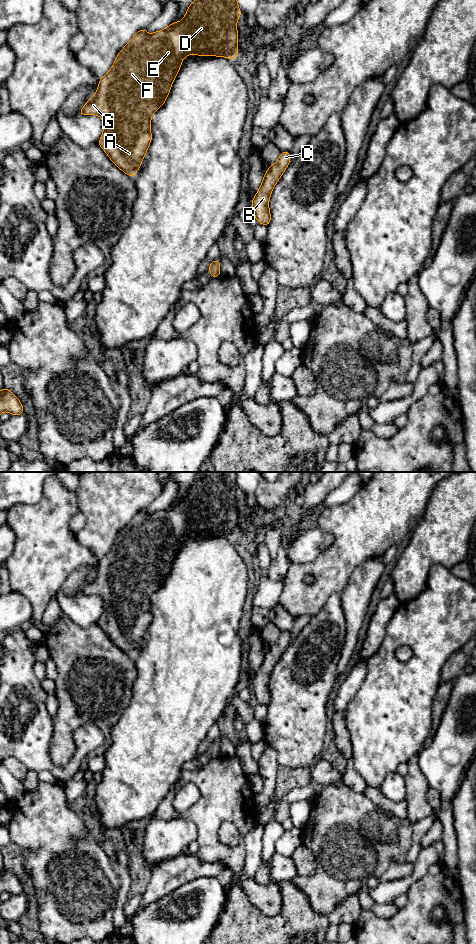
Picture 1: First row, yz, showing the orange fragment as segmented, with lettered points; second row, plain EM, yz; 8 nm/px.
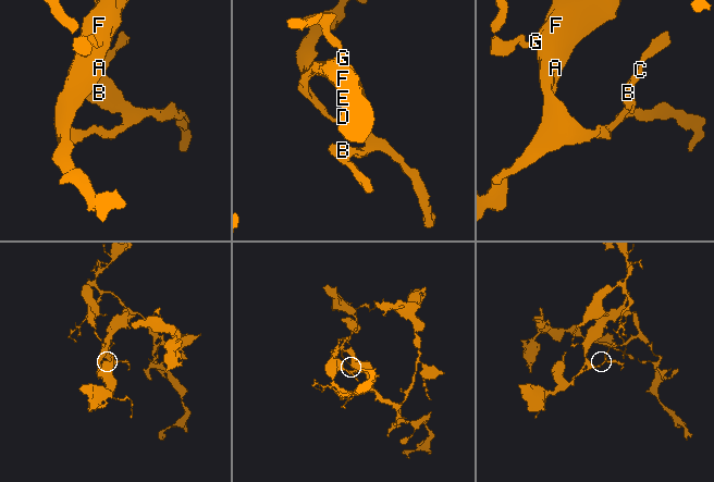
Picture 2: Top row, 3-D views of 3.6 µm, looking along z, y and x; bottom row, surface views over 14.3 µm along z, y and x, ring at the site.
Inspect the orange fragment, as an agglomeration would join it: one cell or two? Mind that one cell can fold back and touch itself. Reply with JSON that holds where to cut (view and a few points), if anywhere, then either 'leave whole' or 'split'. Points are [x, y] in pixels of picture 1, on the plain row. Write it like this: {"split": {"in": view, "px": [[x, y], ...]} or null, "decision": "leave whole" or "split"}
{"split": null, "decision": "leave whole"}

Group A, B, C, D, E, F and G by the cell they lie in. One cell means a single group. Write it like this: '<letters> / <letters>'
A B C D E F G

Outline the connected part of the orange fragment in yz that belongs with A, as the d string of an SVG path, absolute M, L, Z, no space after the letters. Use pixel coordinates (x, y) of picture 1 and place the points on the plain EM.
M198 472L181 501L152 514L148 514L146 508L139 510L118 533L112 548L100 559L96 573L79 591L79 595L98 595L102 598L103 614L98 625L124 653L134 658L139 650L152 620L151 597L166 581L183 539L189 534L237 539L237 501L240 496L237 472Z

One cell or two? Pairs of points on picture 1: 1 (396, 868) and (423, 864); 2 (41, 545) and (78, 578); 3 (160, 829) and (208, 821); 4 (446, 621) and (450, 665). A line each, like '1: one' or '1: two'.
1: two
2: two
3: two
4: two

